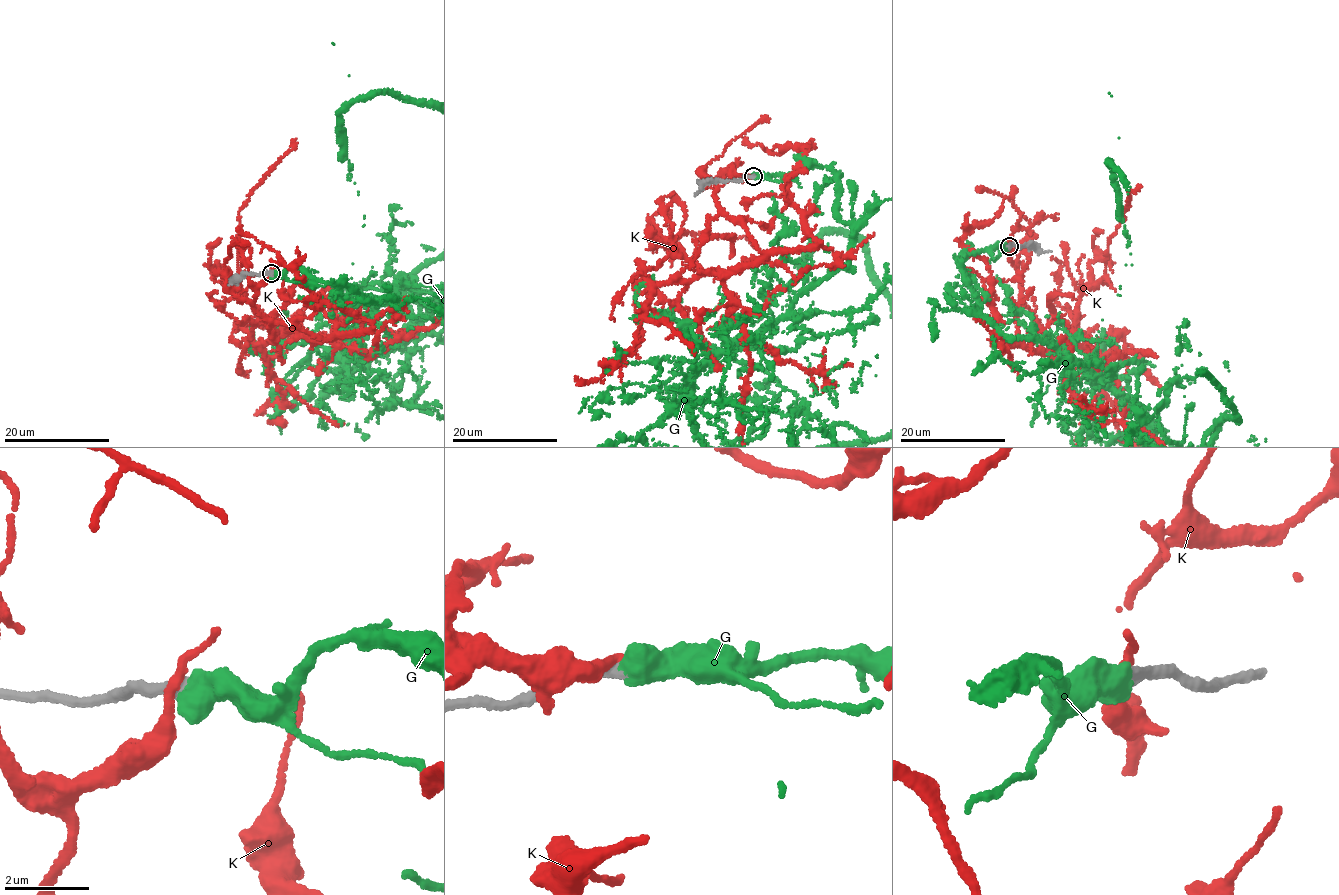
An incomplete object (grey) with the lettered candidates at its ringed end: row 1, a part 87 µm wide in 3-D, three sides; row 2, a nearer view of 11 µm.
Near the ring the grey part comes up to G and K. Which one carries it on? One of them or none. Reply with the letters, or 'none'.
G

